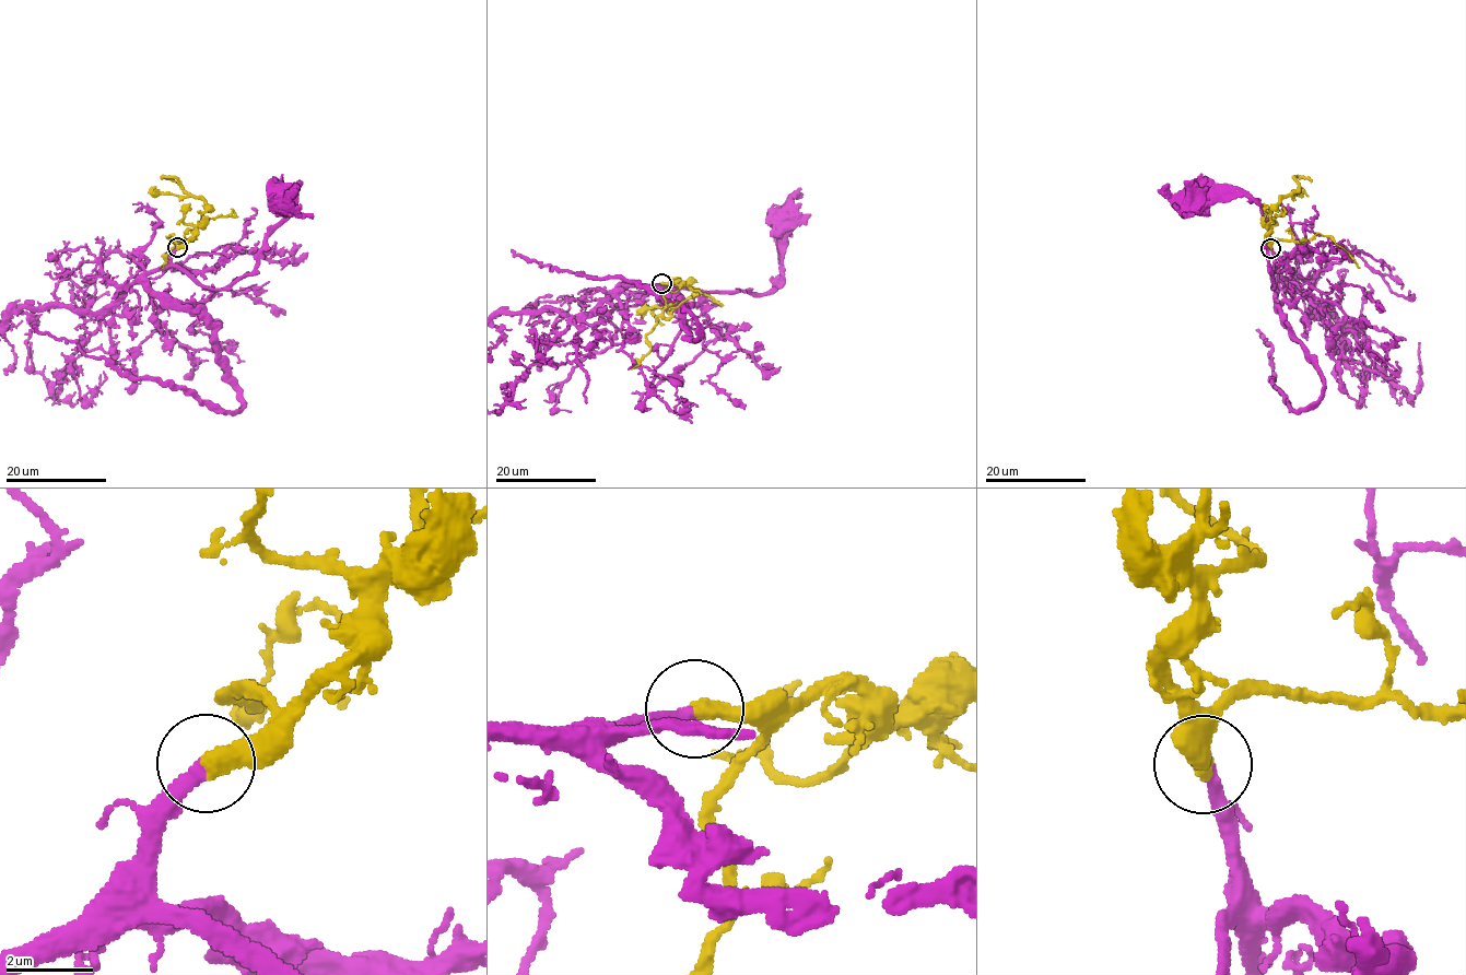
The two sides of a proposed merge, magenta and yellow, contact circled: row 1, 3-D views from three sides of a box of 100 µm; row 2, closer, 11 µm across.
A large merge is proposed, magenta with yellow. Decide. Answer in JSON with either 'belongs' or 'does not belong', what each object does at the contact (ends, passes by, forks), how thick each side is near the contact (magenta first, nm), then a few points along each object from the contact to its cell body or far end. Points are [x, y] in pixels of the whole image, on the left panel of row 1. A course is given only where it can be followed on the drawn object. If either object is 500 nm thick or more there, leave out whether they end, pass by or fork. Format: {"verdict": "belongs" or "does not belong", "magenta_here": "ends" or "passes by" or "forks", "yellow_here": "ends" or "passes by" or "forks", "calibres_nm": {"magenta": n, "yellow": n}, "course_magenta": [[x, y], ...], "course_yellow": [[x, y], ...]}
{"verdict": "belongs", "magenta_here": "ends", "yellow_here": "ends", "calibres_nm": {"magenta": 340, "yellow": 440}, "course_magenta": [[177, 248], [172, 262], [207, 286], [225, 288], [255, 268], [264, 237], [283, 218], [286, 197]], "course_yellow": [[177, 248], [192, 235], [206, 209], [202, 200], [188, 196], [176, 178], [163, 177], [176, 181]]}

